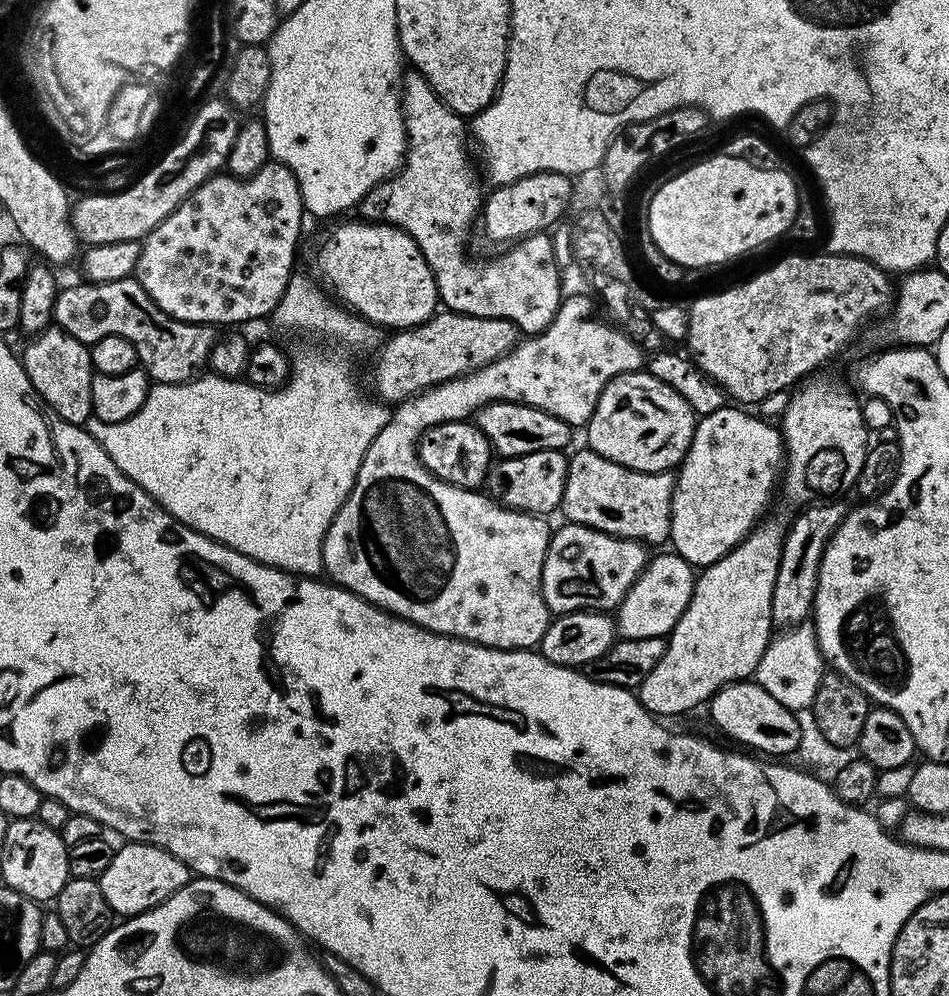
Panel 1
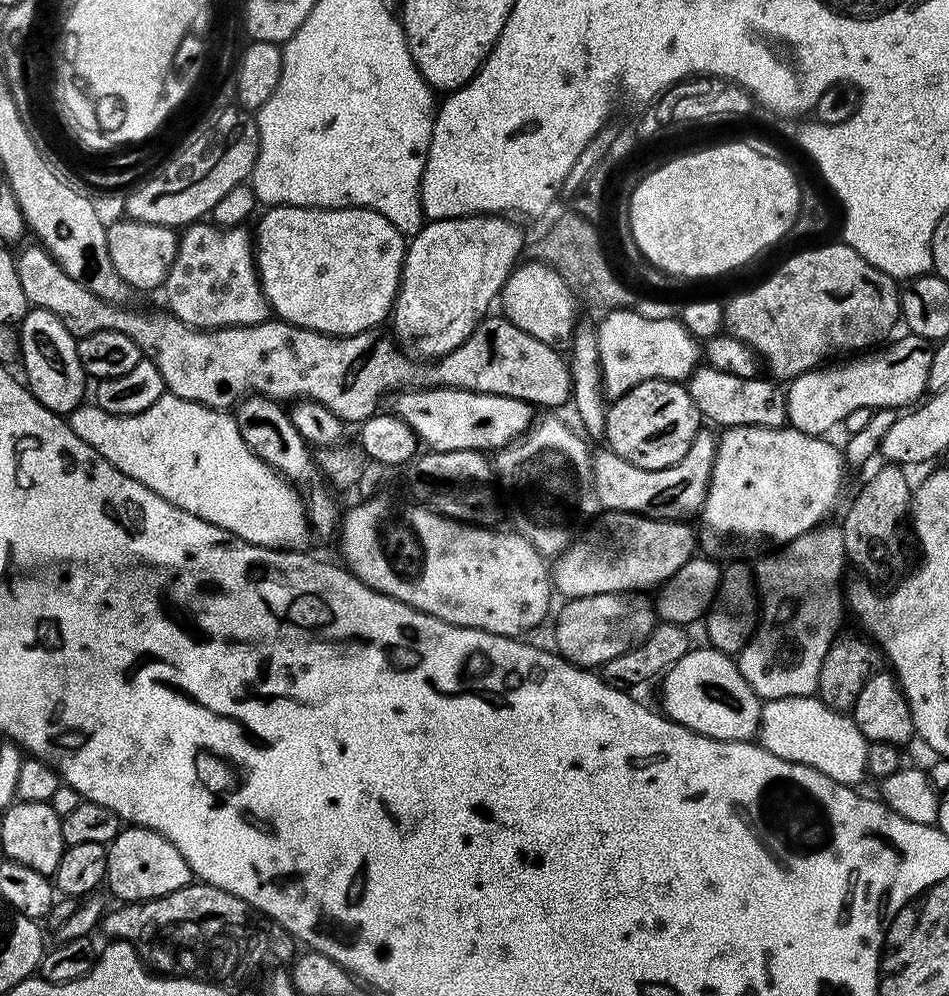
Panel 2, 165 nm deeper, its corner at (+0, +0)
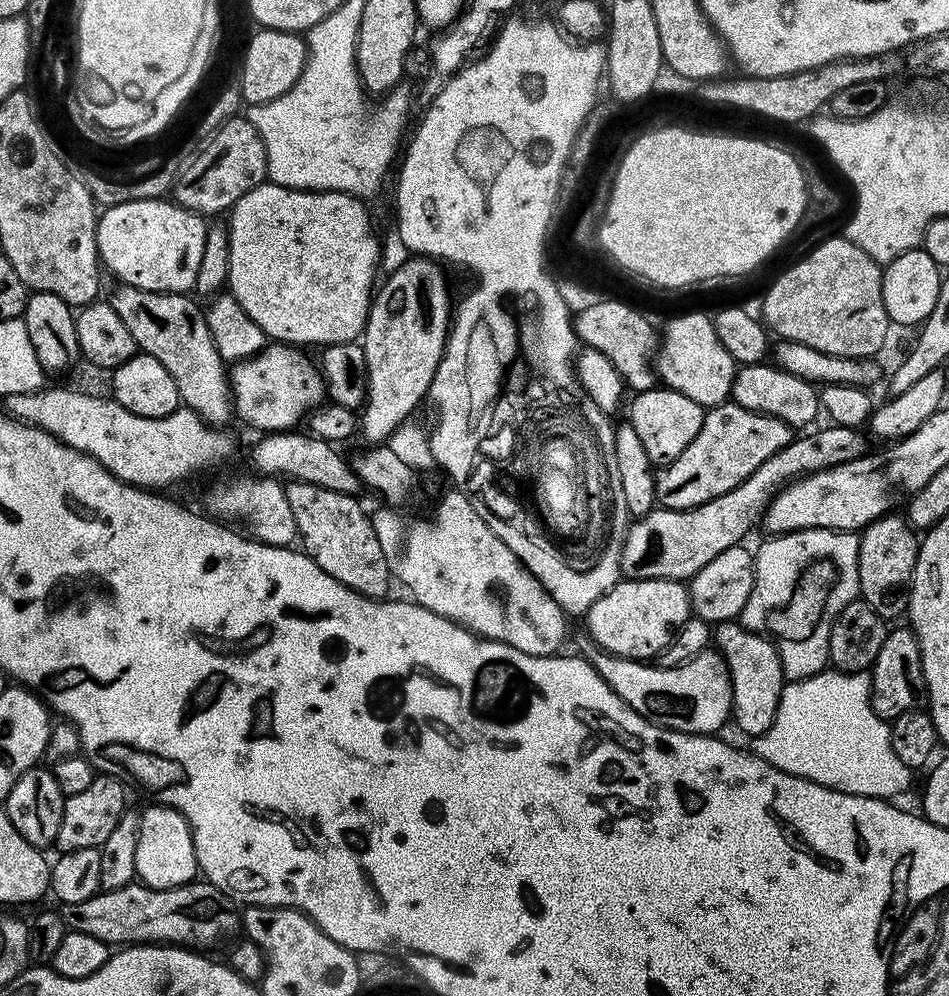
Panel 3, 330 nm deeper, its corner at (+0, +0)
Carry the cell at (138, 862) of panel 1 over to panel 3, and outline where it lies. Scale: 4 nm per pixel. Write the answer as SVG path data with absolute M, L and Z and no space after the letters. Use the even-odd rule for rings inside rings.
M167 804L147 805L145 812L139 813L139 832L136 848L136 876L139 883L147 888L177 888L193 883L197 875L196 851L192 828L186 818Z

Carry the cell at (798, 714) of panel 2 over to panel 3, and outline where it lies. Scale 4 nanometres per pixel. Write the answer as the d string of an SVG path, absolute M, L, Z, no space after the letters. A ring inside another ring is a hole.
M825 670L805 680L785 683L766 734L755 737L754 752L778 770L855 796L896 798L892 796L906 791L914 776L913 769L902 766L901 760L894 754L885 721L878 714L874 714L870 680L864 674Z

